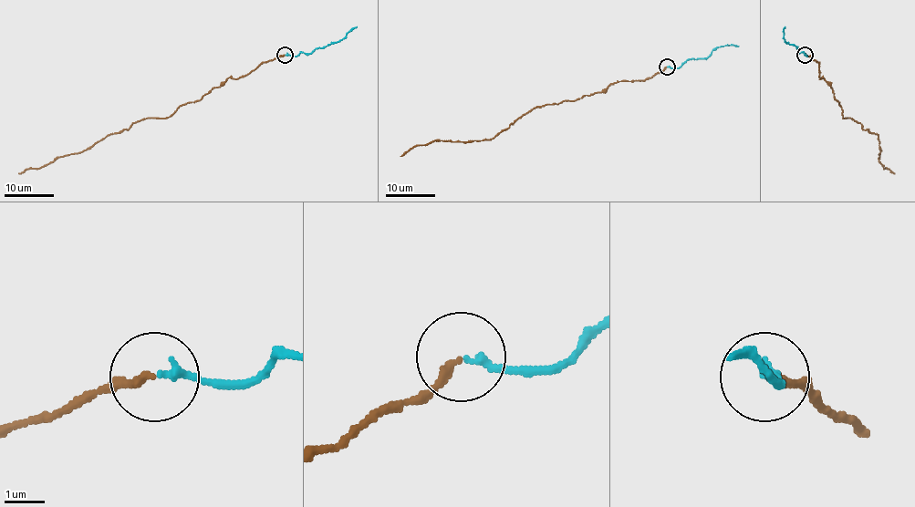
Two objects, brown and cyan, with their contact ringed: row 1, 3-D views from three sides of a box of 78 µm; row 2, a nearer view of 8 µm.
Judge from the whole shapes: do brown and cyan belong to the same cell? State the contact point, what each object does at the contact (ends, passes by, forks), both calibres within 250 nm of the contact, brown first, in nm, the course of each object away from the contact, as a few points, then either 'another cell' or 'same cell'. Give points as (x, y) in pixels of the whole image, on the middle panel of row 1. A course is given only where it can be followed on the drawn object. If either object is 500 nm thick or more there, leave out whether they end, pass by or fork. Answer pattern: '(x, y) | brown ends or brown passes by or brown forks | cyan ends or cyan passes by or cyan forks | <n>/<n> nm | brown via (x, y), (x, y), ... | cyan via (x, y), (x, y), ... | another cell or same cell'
(667, 67) | brown ends | cyan ends | 200/200 nm | brown via (666, 67), (644, 80), (611, 83), (600, 93), (535, 107), (492, 139), (435, 140), (414, 145), (400, 156) | cyan via (668, 67), (679, 67), (690, 59), (706, 57), (721, 46), (739, 46) | same cell

